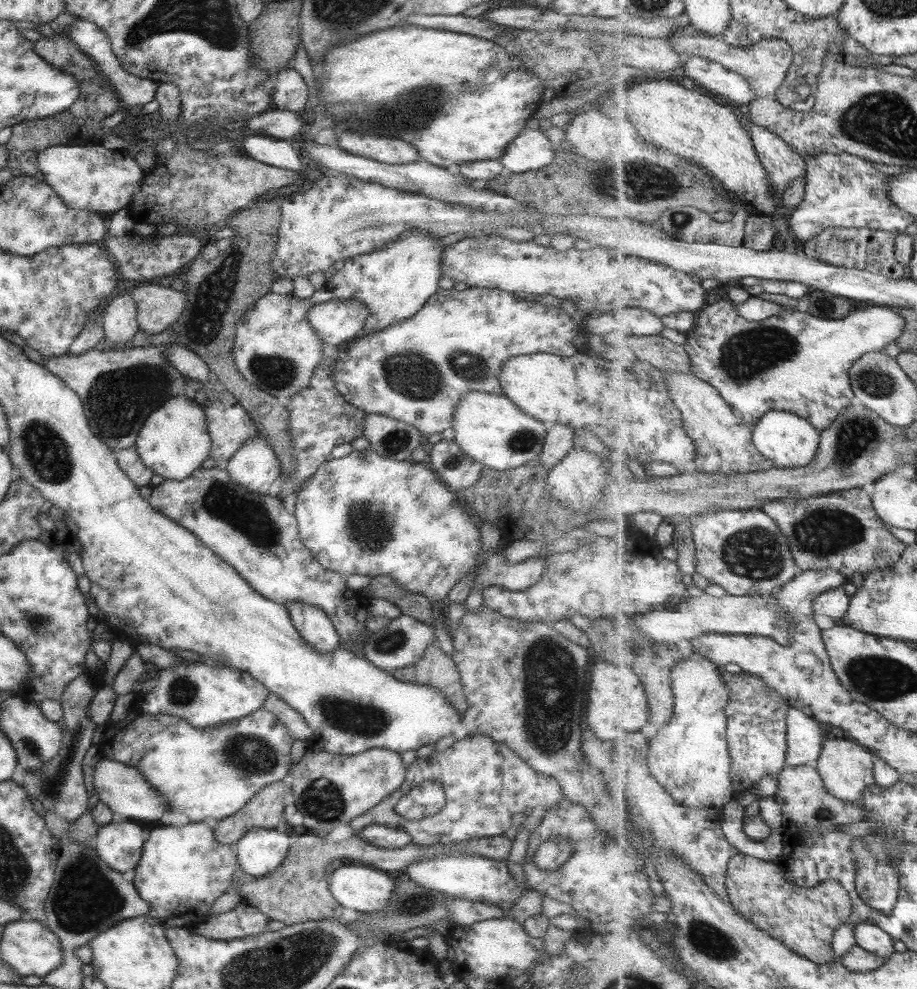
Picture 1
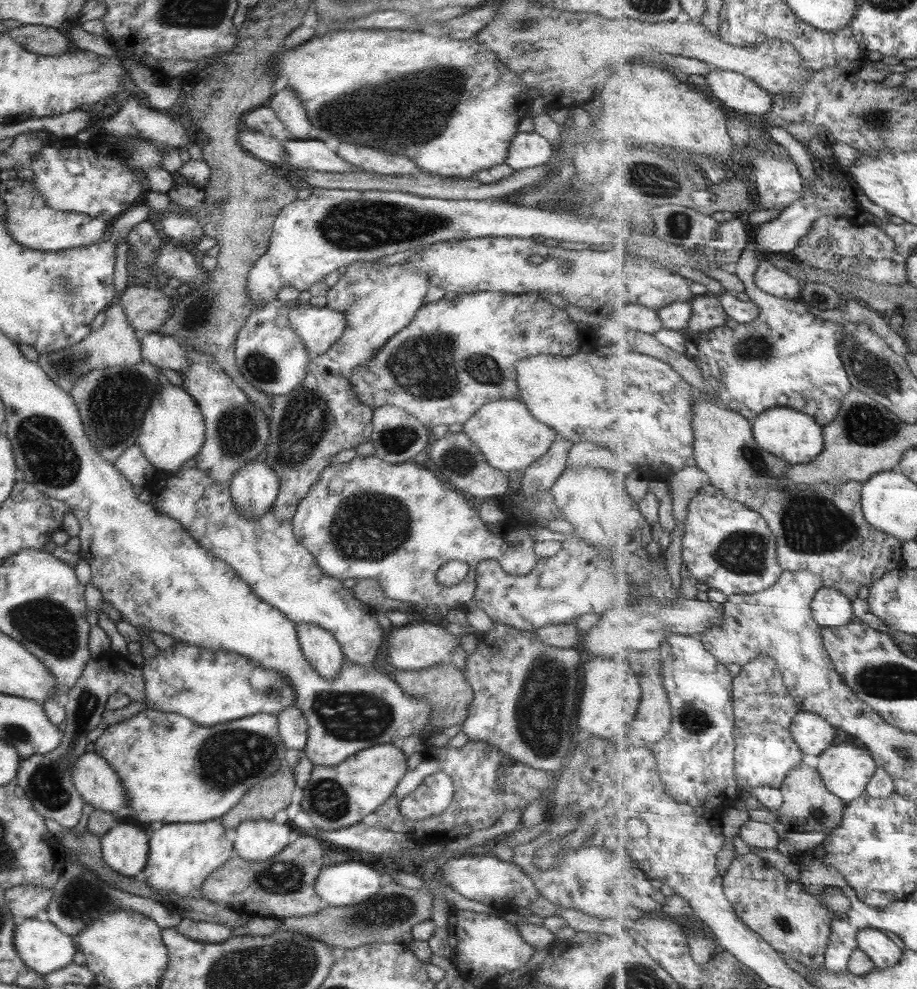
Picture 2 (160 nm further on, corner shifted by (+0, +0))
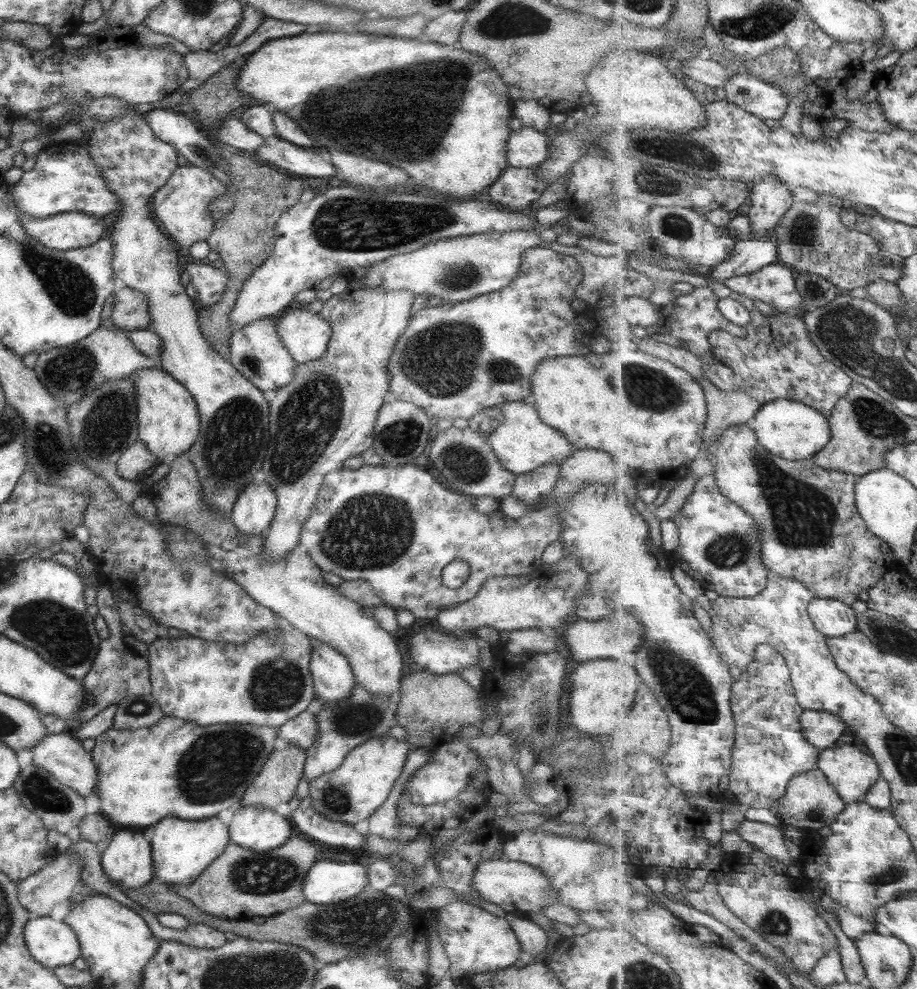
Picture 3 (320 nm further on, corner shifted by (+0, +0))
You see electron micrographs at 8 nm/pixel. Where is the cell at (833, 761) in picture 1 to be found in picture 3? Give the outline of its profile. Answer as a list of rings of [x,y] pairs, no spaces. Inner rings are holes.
[[[857,742],[821,749],[818,768],[825,773],[825,776],[828,776],[829,782],[844,797],[847,804],[865,801],[865,796],[872,790],[872,786],[882,777],[880,764],[875,760],[875,757],[859,750]]]

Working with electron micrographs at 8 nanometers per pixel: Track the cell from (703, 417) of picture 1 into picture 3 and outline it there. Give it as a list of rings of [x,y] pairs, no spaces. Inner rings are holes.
[[[745,423],[728,428],[719,440],[714,440],[714,442],[708,446],[707,455],[711,455],[713,462],[715,463],[716,471],[714,472],[714,475],[720,485],[720,491],[724,493],[725,496],[728,496],[729,500],[732,500],[735,504],[739,504],[741,508],[744,508],[745,512],[748,512],[756,520],[757,527],[761,529],[761,537],[764,538],[764,562],[773,575],[792,577],[795,580],[801,581],[808,586],[818,598],[844,601],[845,604],[851,605],[859,600],[859,594],[861,594],[863,590],[869,591],[873,586],[876,586],[887,572],[900,567],[895,561],[893,553],[891,553],[889,544],[880,537],[877,537],[875,533],[871,532],[866,524],[866,520],[858,511],[856,505],[856,486],[862,476],[823,468],[817,463],[814,463],[813,459],[794,461],[787,460],[782,456],[777,456],[776,454],[769,452],[769,449],[761,444],[757,433]]]

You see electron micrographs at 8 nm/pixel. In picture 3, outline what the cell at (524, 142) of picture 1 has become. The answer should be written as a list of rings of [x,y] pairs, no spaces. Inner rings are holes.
[[[527,127],[512,130],[507,137],[504,153],[508,166],[533,168],[547,158],[547,136]]]

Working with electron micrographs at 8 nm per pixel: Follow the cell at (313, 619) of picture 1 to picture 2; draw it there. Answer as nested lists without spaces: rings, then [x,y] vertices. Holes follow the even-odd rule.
[[[295,624],[301,654],[323,680],[337,677],[343,665],[343,653],[334,636],[316,624]]]

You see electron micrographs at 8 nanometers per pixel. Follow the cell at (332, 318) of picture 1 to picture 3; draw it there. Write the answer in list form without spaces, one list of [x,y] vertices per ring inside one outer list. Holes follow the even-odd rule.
[[[290,307],[276,321],[277,336],[295,364],[318,359],[326,349],[331,327],[319,314]]]

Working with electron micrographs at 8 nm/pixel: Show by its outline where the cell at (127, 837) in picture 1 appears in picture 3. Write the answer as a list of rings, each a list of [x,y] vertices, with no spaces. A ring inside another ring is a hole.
[[[119,828],[114,829],[111,841],[109,841],[109,844],[101,853],[100,865],[102,871],[105,876],[108,876],[110,882],[113,882],[115,886],[121,890],[123,888],[126,888],[127,890],[141,888],[142,886],[145,886],[145,884],[147,884],[154,876],[148,836],[147,834],[131,834],[131,832],[117,832],[117,834],[115,834],[115,830],[119,830]]]

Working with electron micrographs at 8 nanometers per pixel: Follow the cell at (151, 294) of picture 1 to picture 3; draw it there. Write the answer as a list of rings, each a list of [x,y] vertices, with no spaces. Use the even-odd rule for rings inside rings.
[[[116,286],[110,305],[111,322],[121,331],[149,328],[149,315],[145,297],[133,289]]]

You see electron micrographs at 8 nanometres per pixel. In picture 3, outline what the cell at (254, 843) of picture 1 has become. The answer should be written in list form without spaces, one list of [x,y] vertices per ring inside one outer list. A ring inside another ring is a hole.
[[[236,806],[228,825],[229,843],[260,853],[280,847],[291,832],[291,824],[274,811]]]

